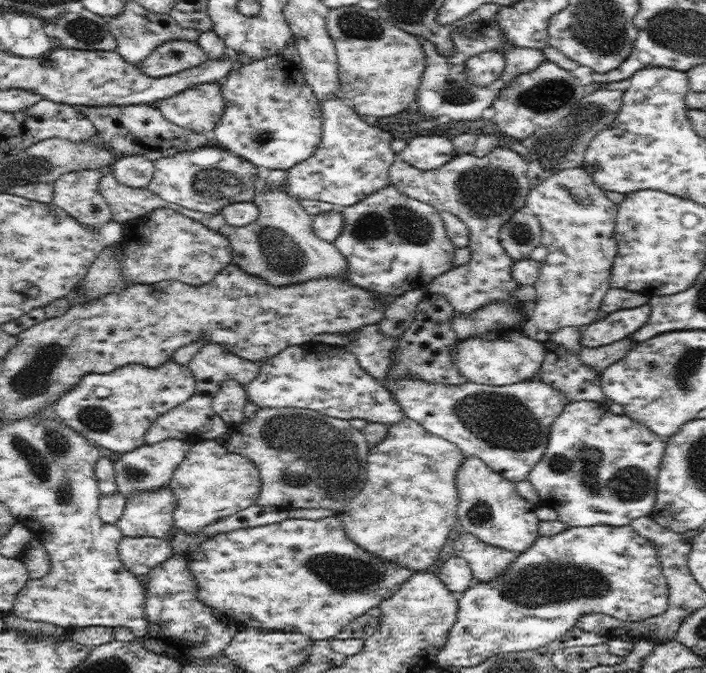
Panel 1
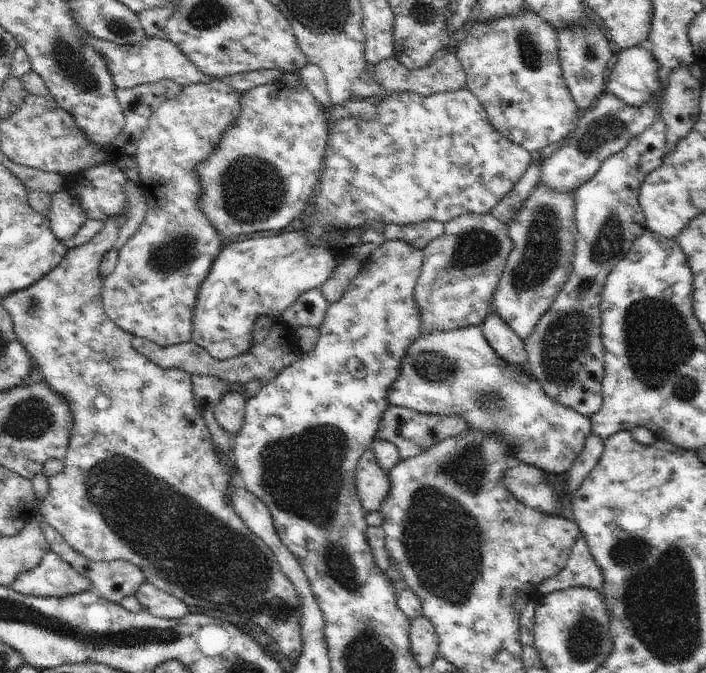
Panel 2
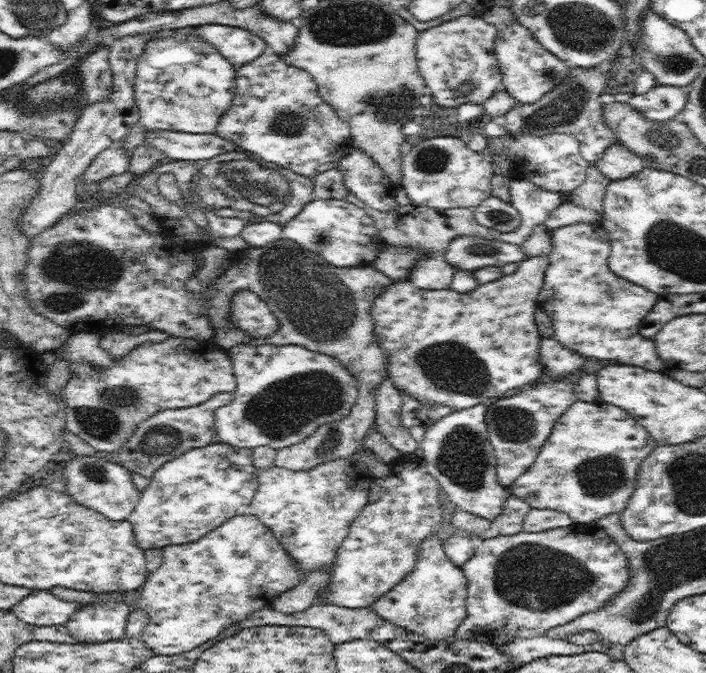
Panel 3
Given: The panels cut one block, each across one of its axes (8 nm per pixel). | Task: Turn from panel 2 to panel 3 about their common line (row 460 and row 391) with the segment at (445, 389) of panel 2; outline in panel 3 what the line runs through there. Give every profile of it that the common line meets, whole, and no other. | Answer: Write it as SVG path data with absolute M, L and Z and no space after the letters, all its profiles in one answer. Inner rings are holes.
M567 378L541 382L536 386L521 387L489 403L485 421L489 441L496 456L497 477L502 486L510 488L523 473L528 471L537 458L542 446L565 410L577 401L573 384Z

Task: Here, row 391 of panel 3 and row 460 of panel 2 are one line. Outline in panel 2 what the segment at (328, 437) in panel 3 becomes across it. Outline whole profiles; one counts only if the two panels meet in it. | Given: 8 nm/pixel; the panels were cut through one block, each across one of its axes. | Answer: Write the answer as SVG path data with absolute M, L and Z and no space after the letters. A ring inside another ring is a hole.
M368 448L357 462L355 470L357 495L366 513L380 511L388 496L389 475L380 468L375 452Z

